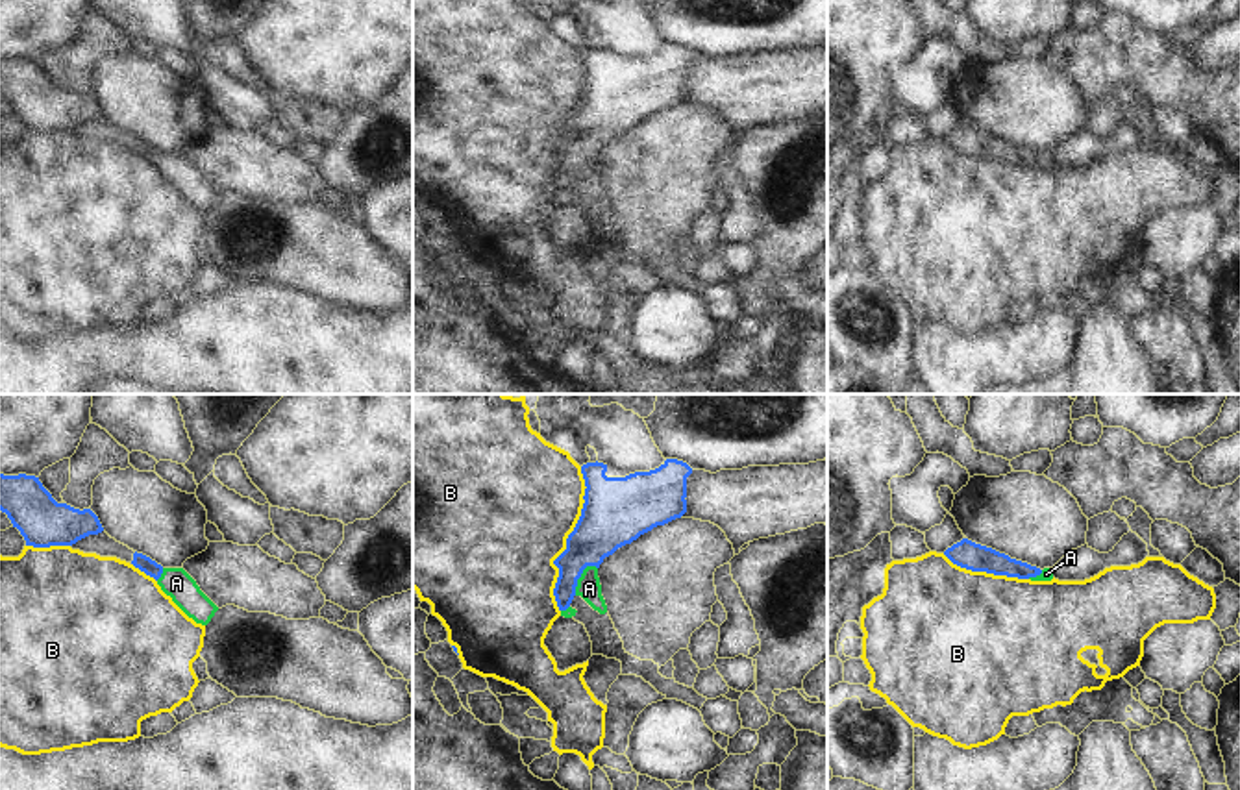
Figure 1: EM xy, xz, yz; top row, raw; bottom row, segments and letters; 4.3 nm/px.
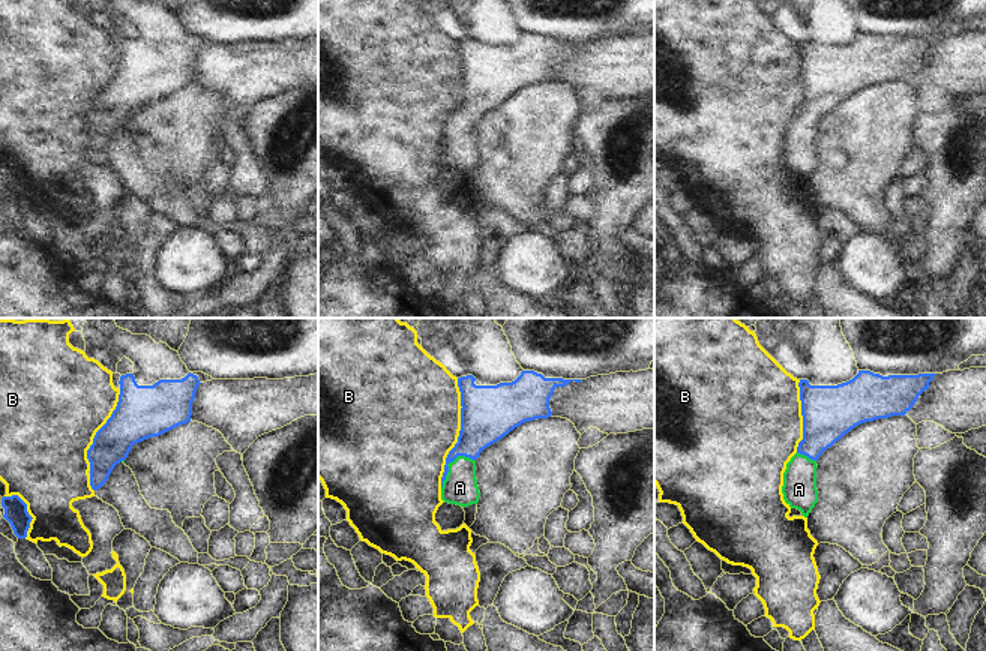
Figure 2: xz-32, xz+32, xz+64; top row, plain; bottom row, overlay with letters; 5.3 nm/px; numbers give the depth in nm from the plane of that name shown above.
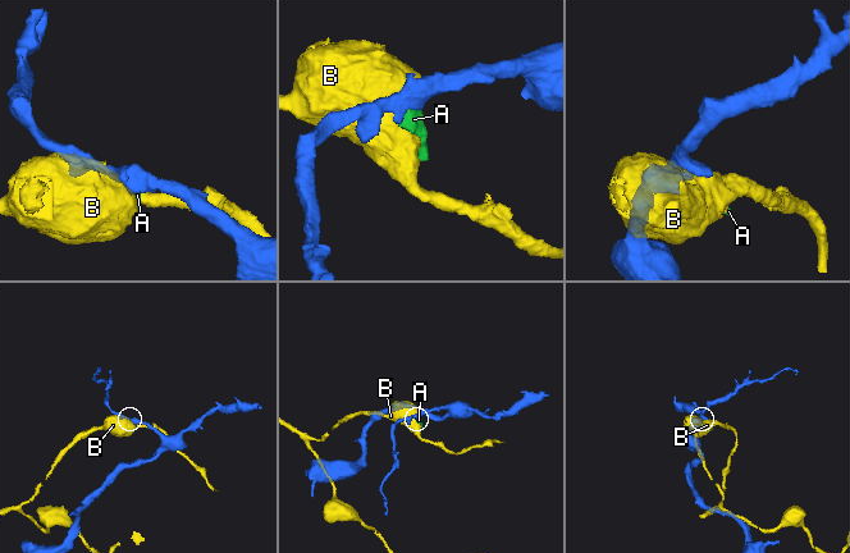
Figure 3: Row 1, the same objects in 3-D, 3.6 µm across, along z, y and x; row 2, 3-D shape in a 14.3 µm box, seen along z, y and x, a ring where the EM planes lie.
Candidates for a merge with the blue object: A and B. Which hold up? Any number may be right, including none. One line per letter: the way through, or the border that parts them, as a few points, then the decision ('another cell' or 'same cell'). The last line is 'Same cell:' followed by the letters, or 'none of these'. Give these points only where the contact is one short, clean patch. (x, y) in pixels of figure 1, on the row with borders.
A: runs through xz (604, 526), (585, 548), (580, 576), (589, 589); same cell
B: another cell
Same cell: A

